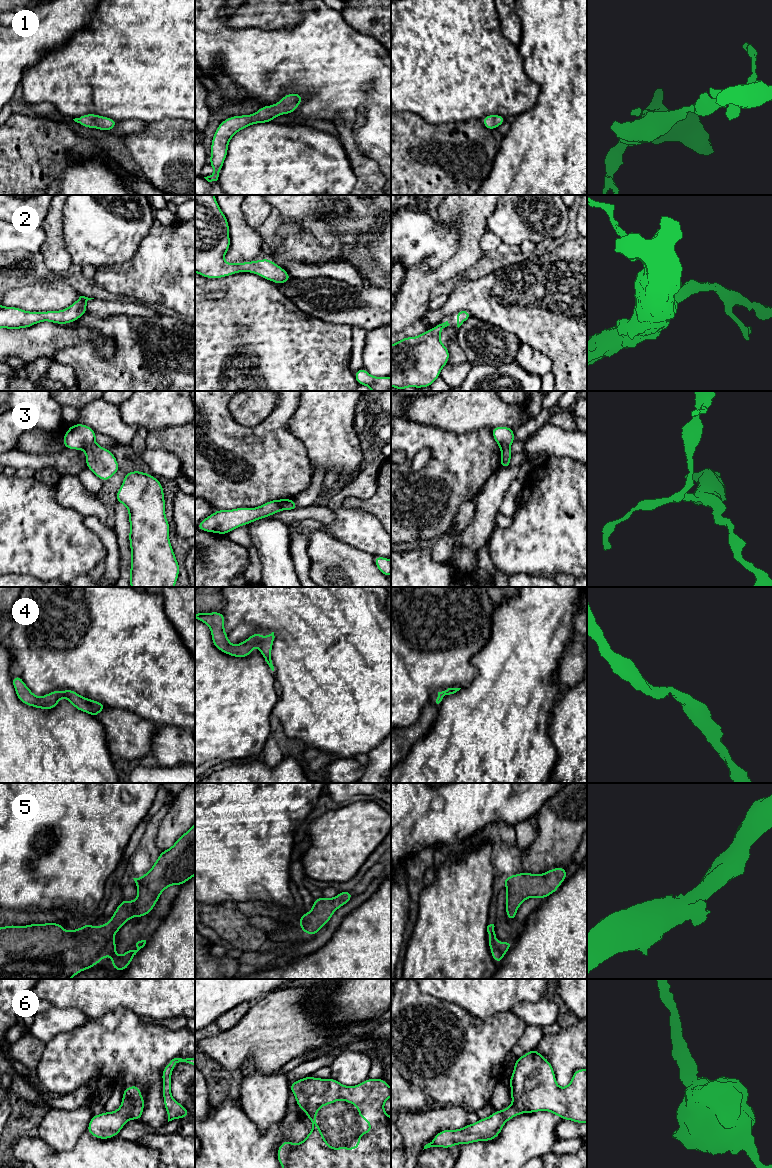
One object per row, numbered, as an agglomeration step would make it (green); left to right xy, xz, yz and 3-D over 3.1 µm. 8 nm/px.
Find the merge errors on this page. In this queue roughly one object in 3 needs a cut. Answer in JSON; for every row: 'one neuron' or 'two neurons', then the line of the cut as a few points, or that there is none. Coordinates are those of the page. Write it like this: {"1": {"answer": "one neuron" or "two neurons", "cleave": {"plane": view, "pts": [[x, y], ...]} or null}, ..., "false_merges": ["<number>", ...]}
{"1": {"answer": "one neuron", "cleave": null}, "2": {"answer": "one neuron", "cleave": null}, "3": {"answer": "two neurons", "cleave": {"plane": "xy", "pts": [[94, 443], [83, 449]]}}, "4": {"answer": "one neuron", "cleave": null}, "5": {"answer": "one neuron", "cleave": null}, "6": {"answer": "one neuron", "cleave": null}, "false_merges": ["3"]}

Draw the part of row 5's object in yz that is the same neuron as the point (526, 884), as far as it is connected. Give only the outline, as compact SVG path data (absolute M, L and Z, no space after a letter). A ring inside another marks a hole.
M557 867L539 875L527 871L504 878L506 886L506 916L516 919L519 906L528 898L543 899L558 890L567 876L567 869Z

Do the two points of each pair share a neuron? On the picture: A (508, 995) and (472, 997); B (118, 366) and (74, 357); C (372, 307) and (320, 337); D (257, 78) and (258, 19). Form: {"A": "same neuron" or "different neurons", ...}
{"A": "same neuron", "B": "same neuron", "C": "different neurons", "D": "different neurons"}

